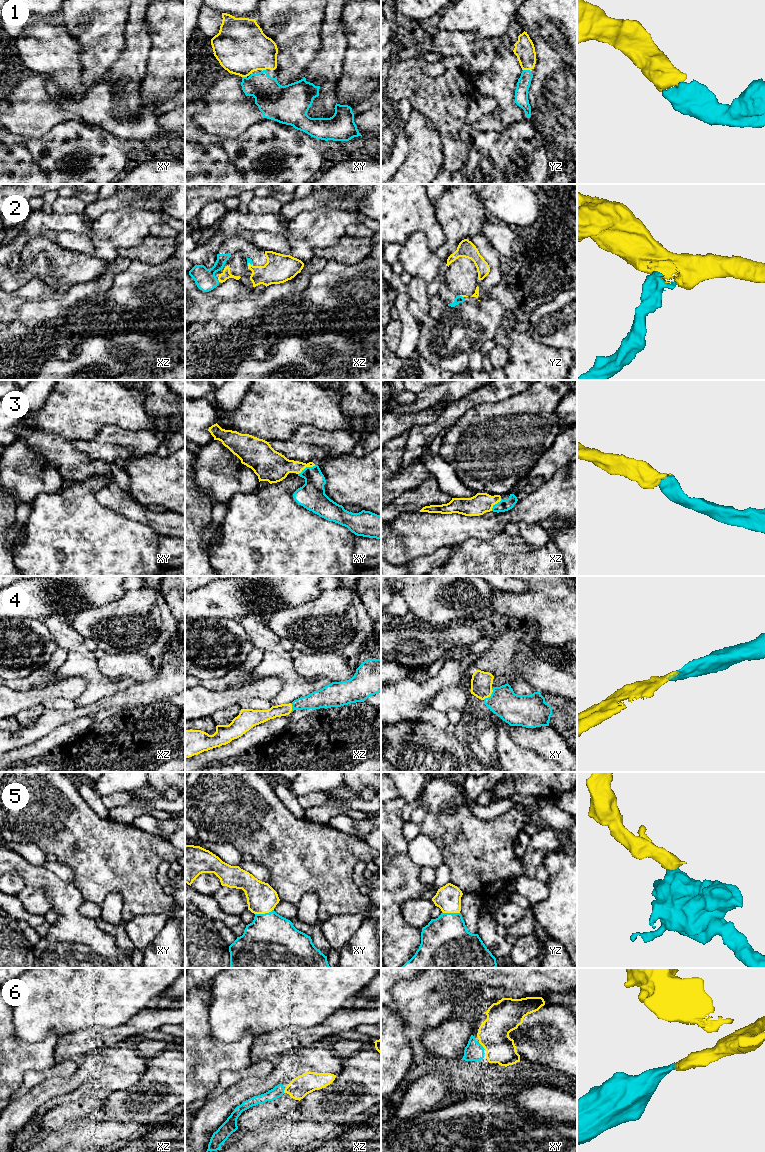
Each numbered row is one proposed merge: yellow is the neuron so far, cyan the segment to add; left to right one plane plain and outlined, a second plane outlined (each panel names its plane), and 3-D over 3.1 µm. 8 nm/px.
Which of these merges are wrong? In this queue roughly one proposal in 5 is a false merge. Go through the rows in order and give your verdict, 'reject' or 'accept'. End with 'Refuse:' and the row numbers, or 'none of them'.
1: accept
2: accept
3: accept
4: accept
5: accept
6: accept
Refuse: none of them

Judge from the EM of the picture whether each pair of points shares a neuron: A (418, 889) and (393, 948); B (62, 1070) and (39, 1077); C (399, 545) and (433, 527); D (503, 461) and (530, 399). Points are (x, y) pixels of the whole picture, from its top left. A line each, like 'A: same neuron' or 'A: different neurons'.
A: same neuron
B: same neuron
C: same neuron
D: same neuron

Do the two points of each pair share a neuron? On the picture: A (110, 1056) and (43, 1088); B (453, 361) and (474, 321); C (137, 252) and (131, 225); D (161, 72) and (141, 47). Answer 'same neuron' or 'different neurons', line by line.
A: same neuron
B: same neuron
C: different neurons
D: different neurons

